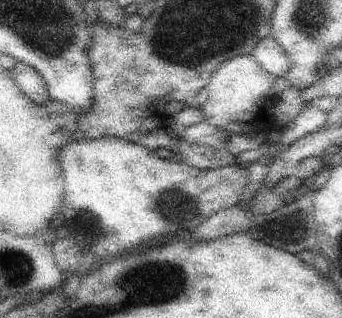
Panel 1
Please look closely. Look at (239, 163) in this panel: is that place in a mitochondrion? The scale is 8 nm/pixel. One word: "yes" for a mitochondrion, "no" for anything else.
no

